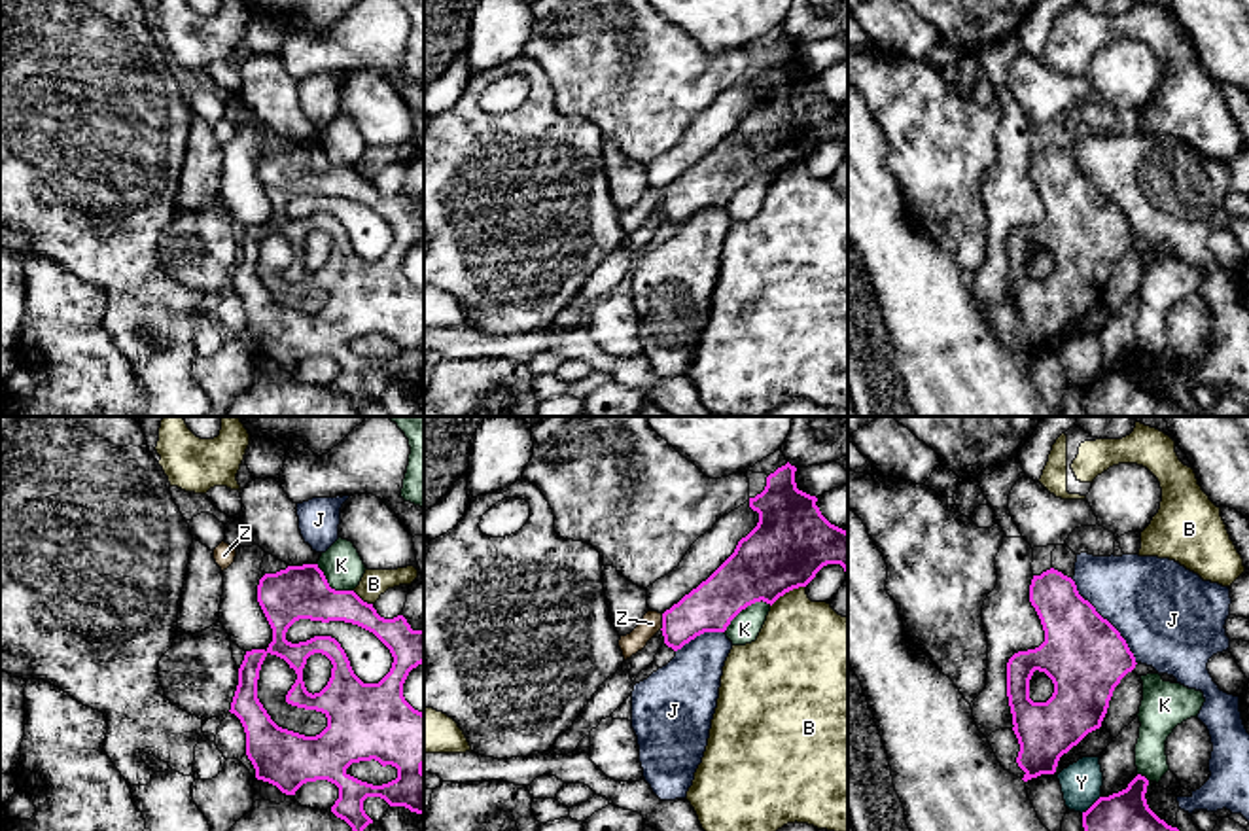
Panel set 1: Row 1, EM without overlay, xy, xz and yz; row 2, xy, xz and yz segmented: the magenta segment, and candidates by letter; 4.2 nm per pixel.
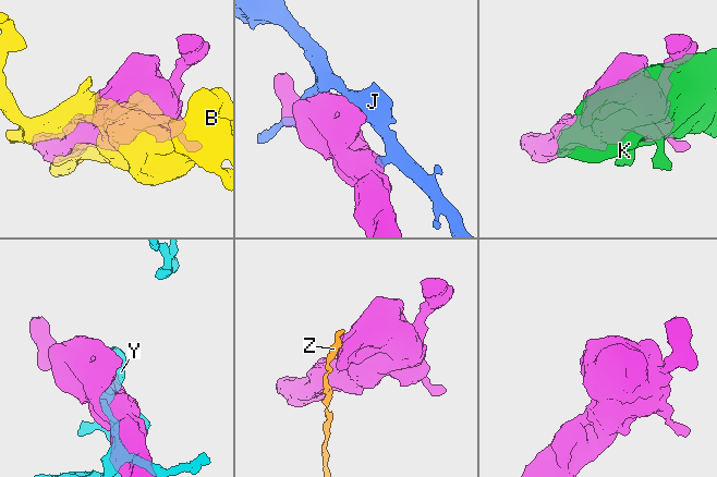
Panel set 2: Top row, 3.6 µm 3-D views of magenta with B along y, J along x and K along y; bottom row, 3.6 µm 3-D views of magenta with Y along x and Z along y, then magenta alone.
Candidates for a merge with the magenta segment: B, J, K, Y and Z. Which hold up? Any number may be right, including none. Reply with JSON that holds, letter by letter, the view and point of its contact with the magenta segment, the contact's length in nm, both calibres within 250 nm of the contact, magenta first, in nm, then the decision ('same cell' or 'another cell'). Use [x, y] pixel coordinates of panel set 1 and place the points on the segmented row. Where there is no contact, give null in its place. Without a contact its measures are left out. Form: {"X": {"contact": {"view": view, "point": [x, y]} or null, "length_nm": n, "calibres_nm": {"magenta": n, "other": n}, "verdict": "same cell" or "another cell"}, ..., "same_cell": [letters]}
{"B": {"contact": {"view": "xz", "point": [788, 591]}, "length_nm": 180, "calibres_nm": {"magenta": 340, "other": 400}, "verdict": "another cell"}, "J": {"contact": {"view": "yz", "point": [1108, 621]}, "length_nm": 460, "calibres_nm": {"magenta": 360, "other": 420}, "verdict": "another cell"}, "K": {"contact": {"view": "xz", "point": [746, 606]}, "length_nm": 240, "calibres_nm": {"magenta": 300, "other": 130}, "verdict": "another cell"}, "Y": {"contact": {"view": "yz", "point": [1092, 805]}, "length_nm": 120, "calibres_nm": {"magenta": 180, "other": 180}, "verdict": "another cell"}, "Z": {"contact": {"view": "xz", "point": [663, 621]}, "length_nm": 70, "calibres_nm": {"magenta": 200, "other": 90}, "verdict": "another cell"}, "same_cell": []}

